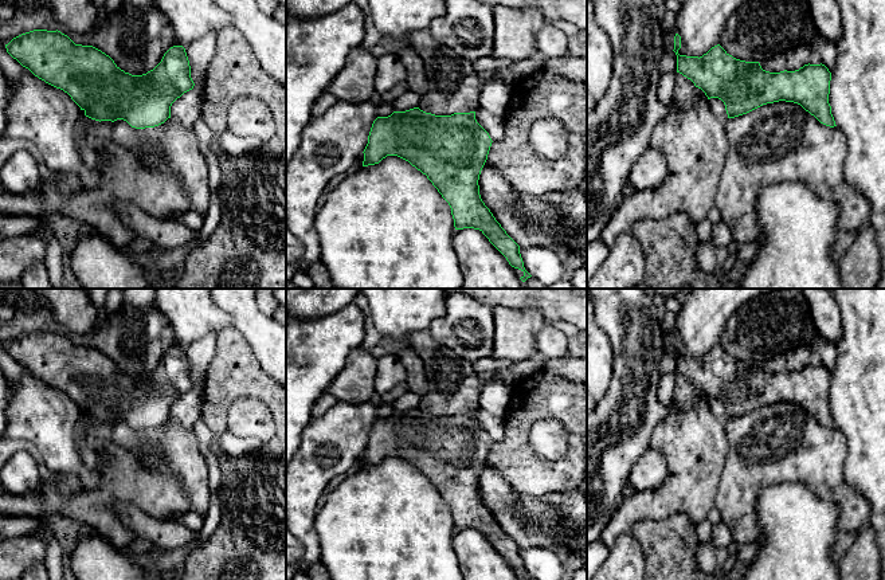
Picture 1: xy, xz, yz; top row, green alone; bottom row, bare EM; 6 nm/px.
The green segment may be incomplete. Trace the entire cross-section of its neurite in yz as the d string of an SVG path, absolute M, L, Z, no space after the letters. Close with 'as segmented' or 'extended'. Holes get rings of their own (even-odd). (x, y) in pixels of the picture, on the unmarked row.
M663 334L663 344L666 350L677 356L677 373L690 380L708 400L721 400L728 419L786 401L800 405L821 424L837 427L829 404L831 373L822 364L808 364L795 372L770 373L759 362L733 358L720 345L698 358L678 354L678 334Z | extended

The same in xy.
M34 330L5 345L7 353L46 384L63 391L95 422L124 420L132 428L154 428L171 419L171 407L193 389L191 367L183 346L171 348L161 362L142 376L121 371L114 361L93 346L75 345L60 332Z | as segmented

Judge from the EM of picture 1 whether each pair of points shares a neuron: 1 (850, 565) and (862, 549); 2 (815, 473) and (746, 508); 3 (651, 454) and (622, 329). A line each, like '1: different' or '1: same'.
1: same
2: same
3: different

